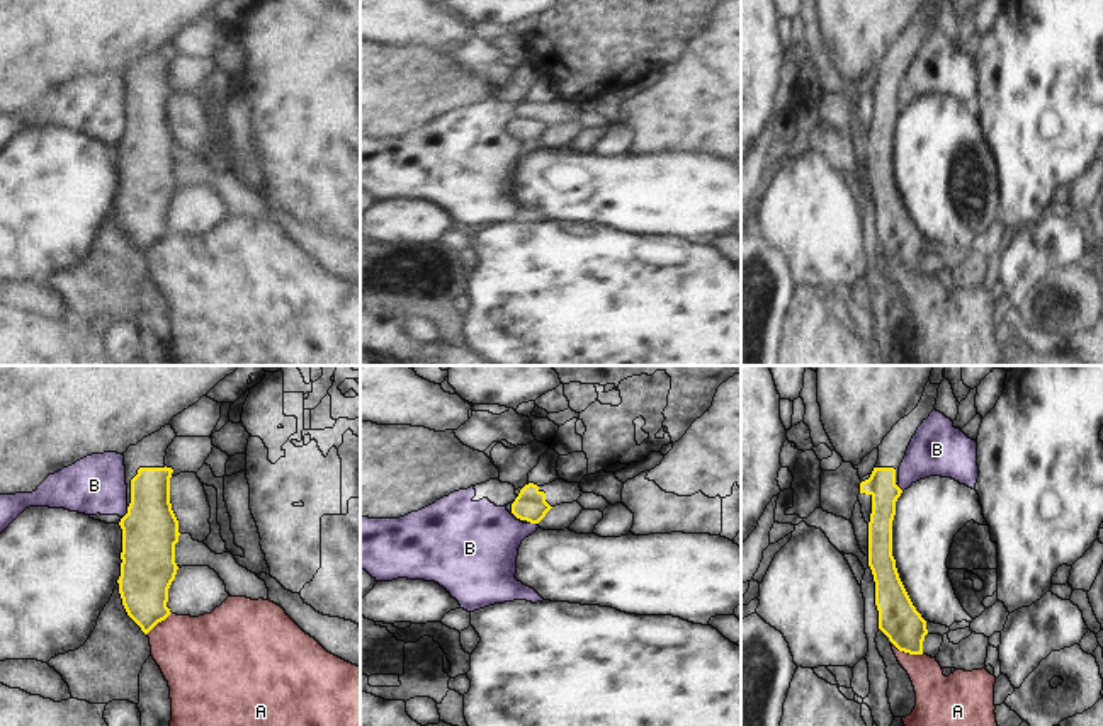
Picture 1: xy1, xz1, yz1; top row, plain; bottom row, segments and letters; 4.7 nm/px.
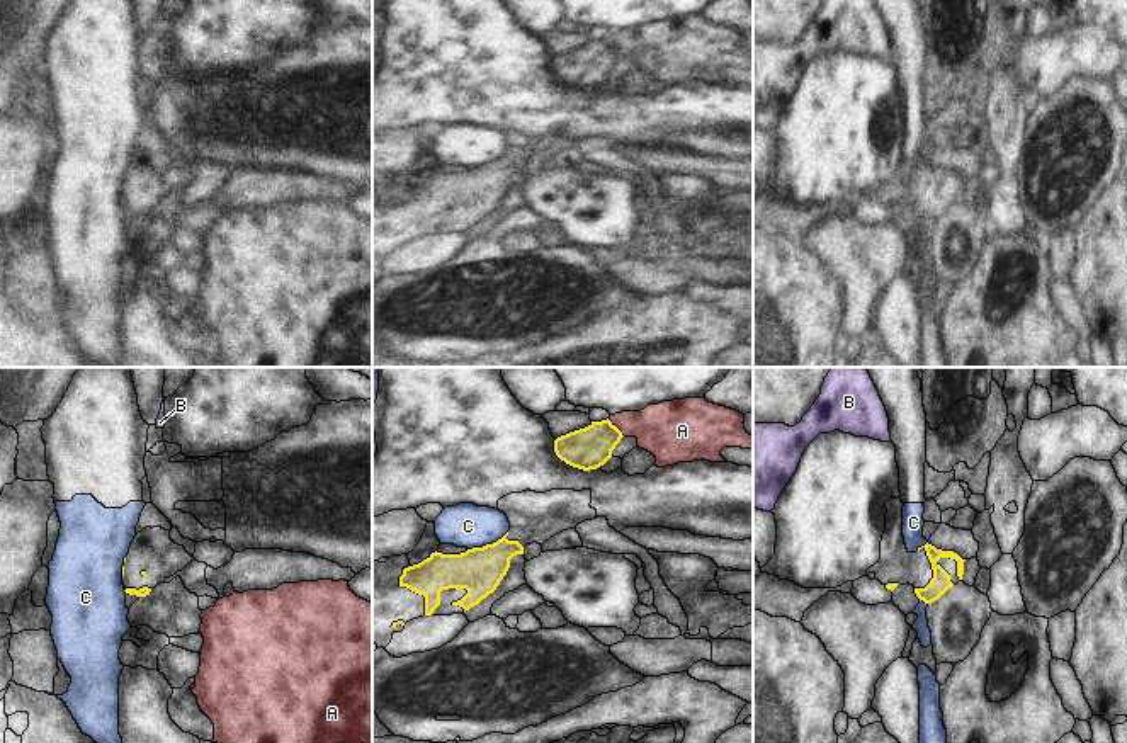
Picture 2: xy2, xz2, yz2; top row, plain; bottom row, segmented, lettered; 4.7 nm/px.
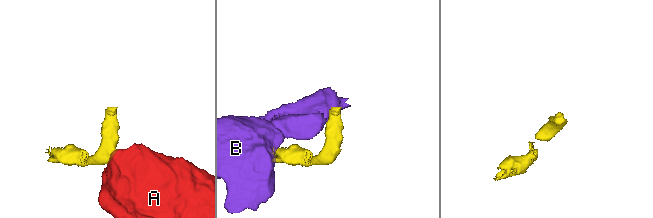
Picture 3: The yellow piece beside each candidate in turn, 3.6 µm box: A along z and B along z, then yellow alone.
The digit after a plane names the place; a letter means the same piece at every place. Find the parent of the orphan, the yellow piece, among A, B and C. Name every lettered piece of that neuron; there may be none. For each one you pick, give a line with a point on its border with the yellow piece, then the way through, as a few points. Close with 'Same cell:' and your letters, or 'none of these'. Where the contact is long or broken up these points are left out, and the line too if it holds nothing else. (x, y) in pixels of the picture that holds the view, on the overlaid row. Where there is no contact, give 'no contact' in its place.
Same cell: none of these

